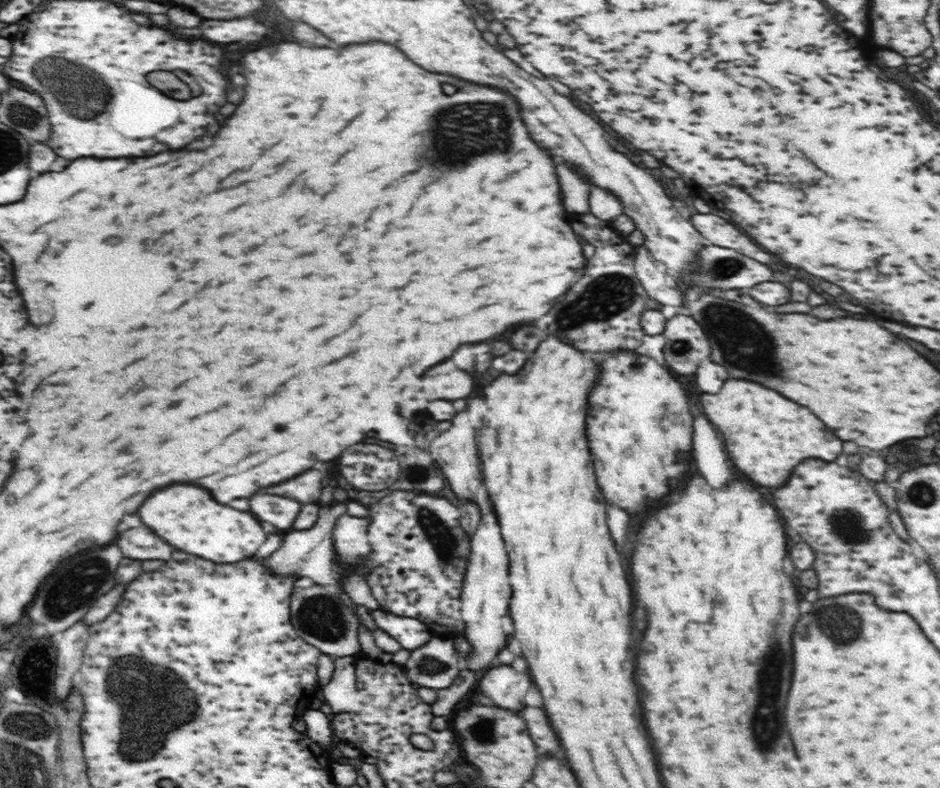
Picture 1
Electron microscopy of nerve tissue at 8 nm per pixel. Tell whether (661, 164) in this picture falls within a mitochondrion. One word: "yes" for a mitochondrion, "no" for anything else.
no

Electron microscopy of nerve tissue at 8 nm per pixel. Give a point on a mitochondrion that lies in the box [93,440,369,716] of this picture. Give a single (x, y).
(320, 615)

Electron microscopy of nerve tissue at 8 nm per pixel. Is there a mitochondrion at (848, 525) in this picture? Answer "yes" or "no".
yes

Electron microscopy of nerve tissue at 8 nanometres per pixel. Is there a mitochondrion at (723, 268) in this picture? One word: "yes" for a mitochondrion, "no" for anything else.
yes

